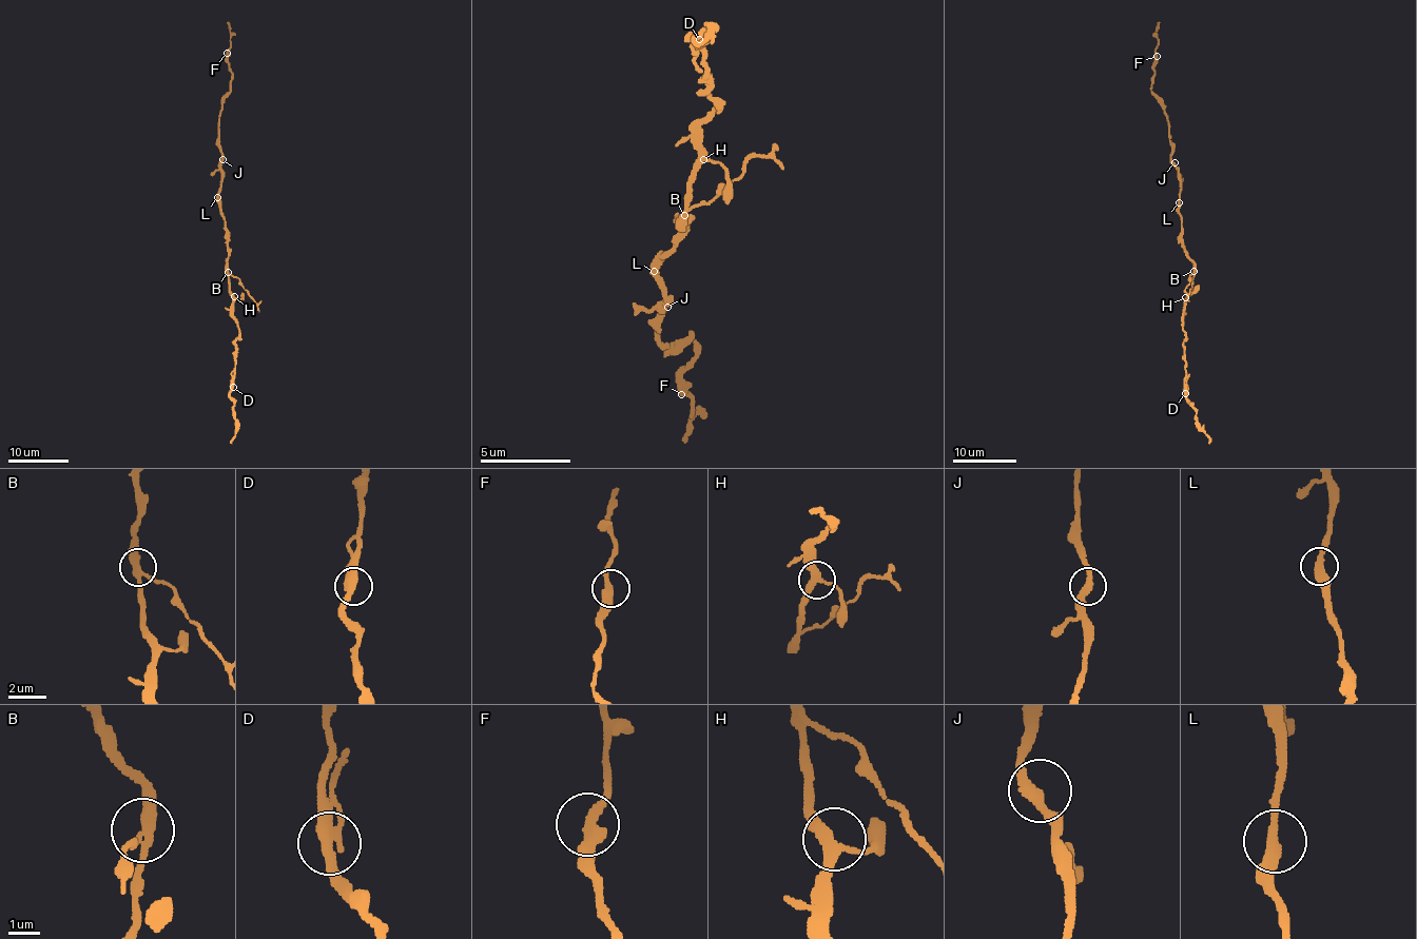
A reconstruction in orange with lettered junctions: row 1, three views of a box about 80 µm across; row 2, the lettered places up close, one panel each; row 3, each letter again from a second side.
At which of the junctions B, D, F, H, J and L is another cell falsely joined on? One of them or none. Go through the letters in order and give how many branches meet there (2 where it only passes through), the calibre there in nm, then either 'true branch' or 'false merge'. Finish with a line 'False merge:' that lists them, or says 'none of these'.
B: 3 | 280 nm | false merge
D: 2 | 360 nm | true branch
F: 2 | 380 nm | true branch
H: 3 | 280 nm | true branch
J: 2 | 340 nm | true branch
L: 2 | 340 nm | true branch
False merge: B

